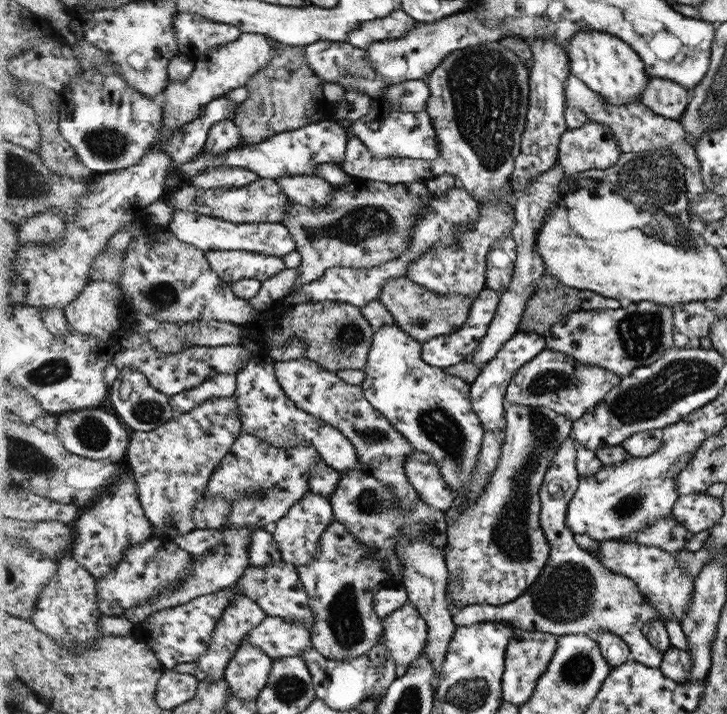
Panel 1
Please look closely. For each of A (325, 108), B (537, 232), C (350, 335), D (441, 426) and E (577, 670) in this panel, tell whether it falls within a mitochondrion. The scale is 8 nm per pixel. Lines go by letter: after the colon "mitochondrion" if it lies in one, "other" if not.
A: other
B: other
C: mitochondrion
D: mitochondrion
E: mitochondrion

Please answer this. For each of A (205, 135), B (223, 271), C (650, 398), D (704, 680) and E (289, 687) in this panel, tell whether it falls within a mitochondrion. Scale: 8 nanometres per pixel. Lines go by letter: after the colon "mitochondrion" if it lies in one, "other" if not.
A: other
B: other
C: mitochondrion
D: other
E: mitochondrion

